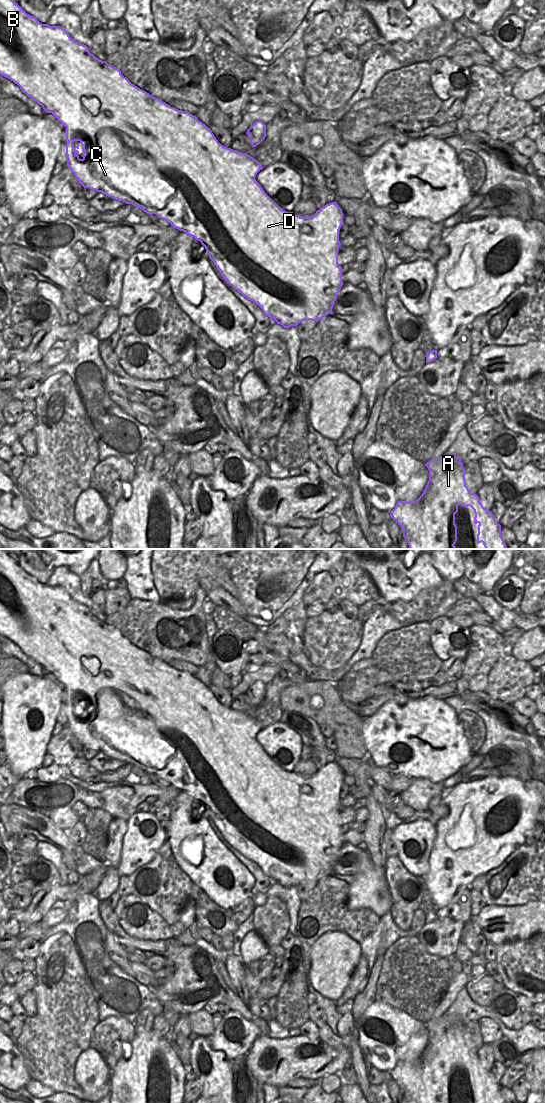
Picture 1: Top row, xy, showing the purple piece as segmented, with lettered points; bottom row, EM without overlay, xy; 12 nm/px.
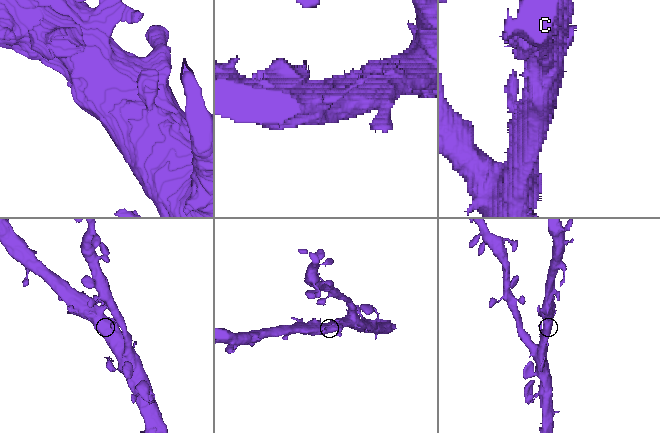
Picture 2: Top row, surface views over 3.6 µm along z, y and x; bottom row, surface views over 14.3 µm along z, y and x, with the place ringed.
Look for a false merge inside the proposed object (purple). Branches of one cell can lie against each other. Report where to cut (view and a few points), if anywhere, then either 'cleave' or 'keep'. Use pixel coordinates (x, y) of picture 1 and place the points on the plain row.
no cut; keep

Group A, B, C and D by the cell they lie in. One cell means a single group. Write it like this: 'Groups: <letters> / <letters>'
Groups: A B C D

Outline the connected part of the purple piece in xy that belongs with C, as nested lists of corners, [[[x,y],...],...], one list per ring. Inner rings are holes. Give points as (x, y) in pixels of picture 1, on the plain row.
[[[0,549],[0,635],[17,644],[23,653],[41,665],[46,672],[52,673],[66,687],[67,726],[84,748],[102,752],[115,760],[137,766],[149,775],[156,774],[159,778],[169,782],[174,788],[200,801],[223,839],[248,860],[256,863],[266,876],[274,879],[277,884],[284,888],[297,886],[304,880],[318,882],[326,875],[333,874],[333,865],[343,845],[342,827],[338,825],[338,811],[341,806],[339,790],[344,783],[344,774],[337,762],[327,763],[310,777],[300,777],[293,772],[283,770],[256,741],[257,733],[263,729],[256,719],[246,713],[238,712],[220,704],[210,688],[199,681],[196,676],[171,667],[138,648],[121,634],[119,628],[98,619],[90,613],[86,605],[74,601],[65,589],[60,586],[42,584],[35,577],[27,574],[2,549]],[[74,701],[80,701],[83,706],[82,719],[78,716],[79,706],[75,708]]]

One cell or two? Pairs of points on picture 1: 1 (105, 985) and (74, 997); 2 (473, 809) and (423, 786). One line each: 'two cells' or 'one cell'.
1: two cells
2: two cells

